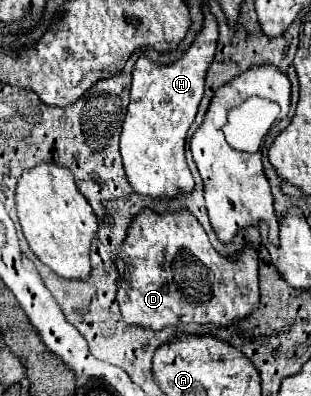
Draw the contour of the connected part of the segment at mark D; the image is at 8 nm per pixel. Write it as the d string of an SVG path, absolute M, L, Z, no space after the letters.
M143 210L141 214L137 214L135 222L129 226L127 230L127 238L125 242L119 246L117 250L117 258L115 258L115 264L117 264L117 270L123 278L123 274L129 274L129 284L125 286L119 286L117 290L117 298L123 298L121 300L121 314L125 318L127 324L131 326L141 326L141 328L147 328L147 330L153 330L153 332L159 332L163 328L169 328L169 326L177 326L177 324L205 324L205 326L221 326L221 328L227 328L231 324L235 324L237 320L245 320L253 314L253 310L259 306L259 288L257 288L257 252L253 248L245 248L235 260L227 260L223 256L219 256L213 246L209 244L209 238L203 230L203 226L197 222L197 218L189 212L179 212L179 214L155 214L151 210Z

